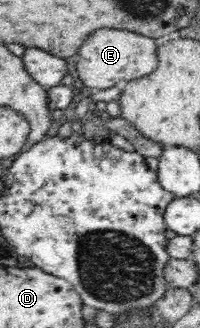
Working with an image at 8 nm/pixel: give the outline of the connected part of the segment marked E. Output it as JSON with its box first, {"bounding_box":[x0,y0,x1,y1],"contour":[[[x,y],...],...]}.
{"bounding_box":[75,30,158,90],"contour":[[[97,30],[78,50],[79,60],[75,64],[78,82],[96,90],[111,88],[121,81],[129,82],[151,74],[158,65],[157,40],[127,30]]]}

